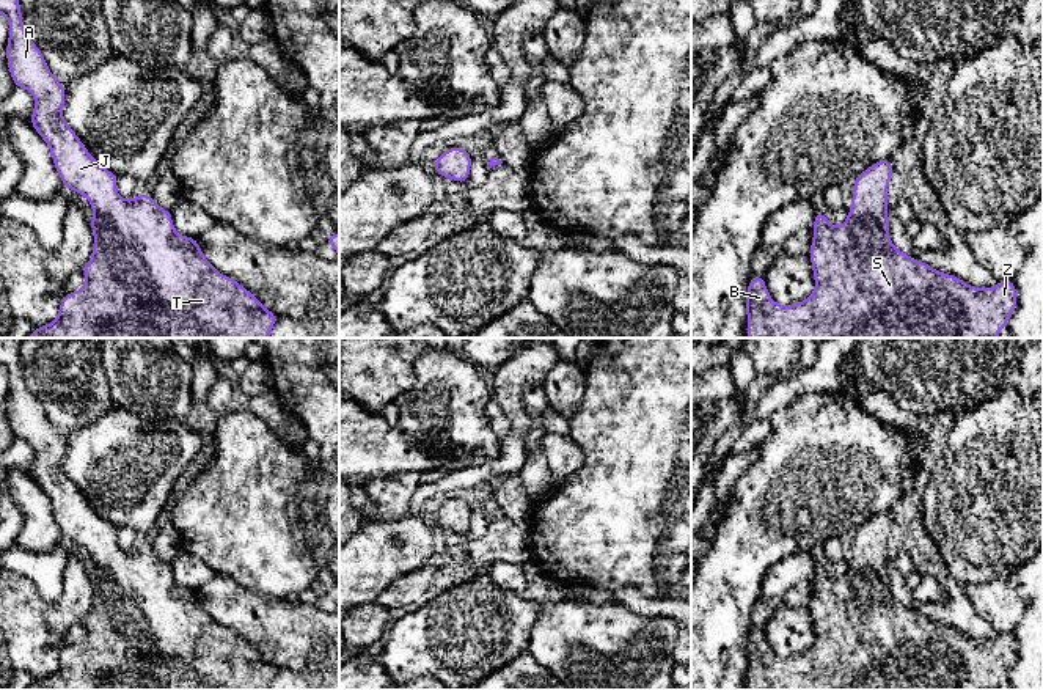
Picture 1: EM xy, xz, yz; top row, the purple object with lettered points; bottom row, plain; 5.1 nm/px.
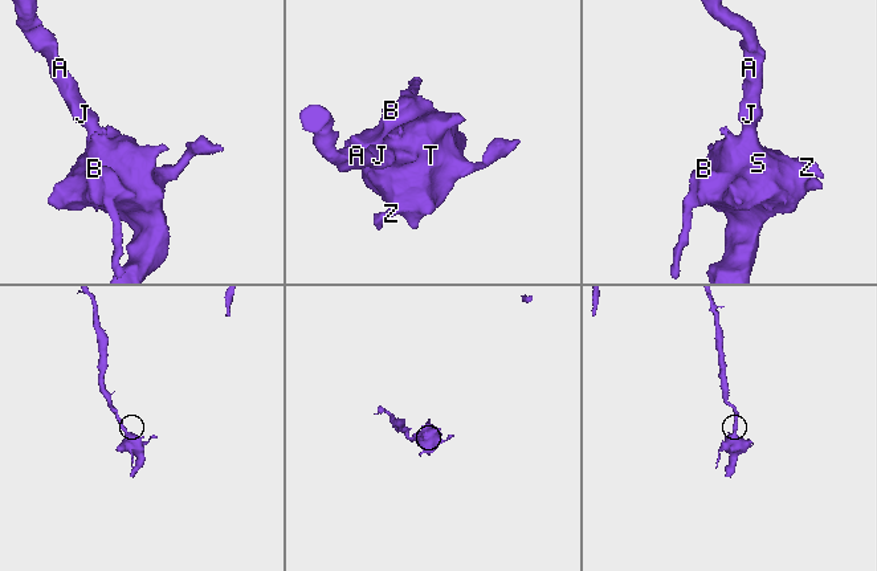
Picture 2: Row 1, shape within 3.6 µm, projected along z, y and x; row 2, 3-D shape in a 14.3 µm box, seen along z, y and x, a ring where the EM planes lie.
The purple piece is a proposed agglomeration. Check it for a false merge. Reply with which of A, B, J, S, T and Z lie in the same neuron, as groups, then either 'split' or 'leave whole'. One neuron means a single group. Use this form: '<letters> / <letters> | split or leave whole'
A B J S T Z | leave whole

